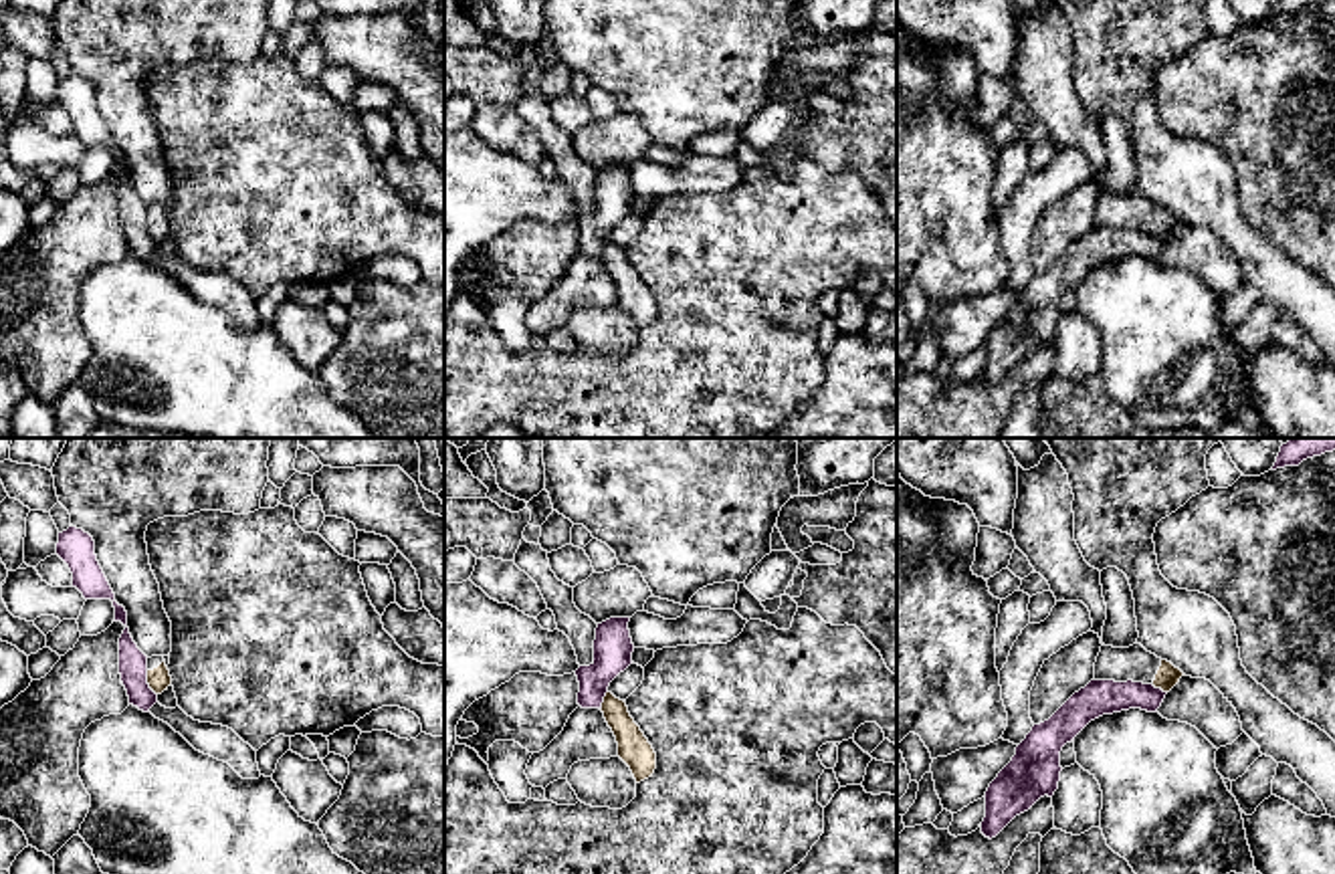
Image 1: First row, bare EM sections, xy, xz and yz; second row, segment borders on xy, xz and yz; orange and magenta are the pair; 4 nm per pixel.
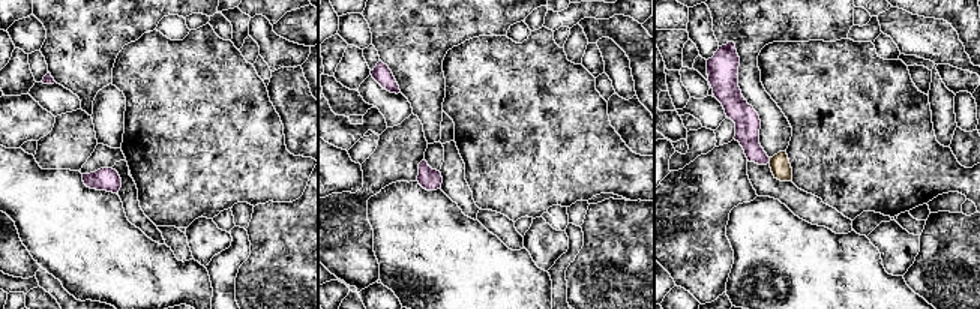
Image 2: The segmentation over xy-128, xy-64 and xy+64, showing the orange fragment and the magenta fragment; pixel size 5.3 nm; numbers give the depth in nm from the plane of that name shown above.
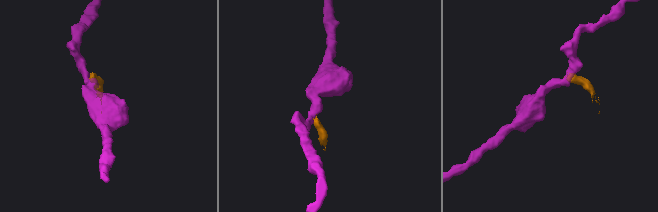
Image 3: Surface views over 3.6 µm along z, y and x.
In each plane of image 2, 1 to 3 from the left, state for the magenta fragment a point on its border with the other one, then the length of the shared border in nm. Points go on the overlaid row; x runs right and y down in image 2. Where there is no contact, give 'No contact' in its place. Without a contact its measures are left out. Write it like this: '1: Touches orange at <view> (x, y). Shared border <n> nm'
1: No contact
2: No contact
3: Touches orange at xy+64 (770, 159). Shared border 30 nm

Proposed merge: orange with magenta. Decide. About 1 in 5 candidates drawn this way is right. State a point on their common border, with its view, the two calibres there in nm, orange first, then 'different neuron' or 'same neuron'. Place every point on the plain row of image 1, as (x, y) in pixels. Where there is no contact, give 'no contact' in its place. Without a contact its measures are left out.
contact xy (148, 231); calibres 90 and 110 nm; different neuron

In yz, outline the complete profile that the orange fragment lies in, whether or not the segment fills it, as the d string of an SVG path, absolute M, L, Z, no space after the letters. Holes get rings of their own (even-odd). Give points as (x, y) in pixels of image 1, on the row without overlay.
M1141 192L1129 196L1101 194L1093 228L1143 230L1169 240L1186 224L1171 210L1147 200Z

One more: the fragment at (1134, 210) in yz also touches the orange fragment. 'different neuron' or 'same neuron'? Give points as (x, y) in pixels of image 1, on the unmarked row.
same neuron

